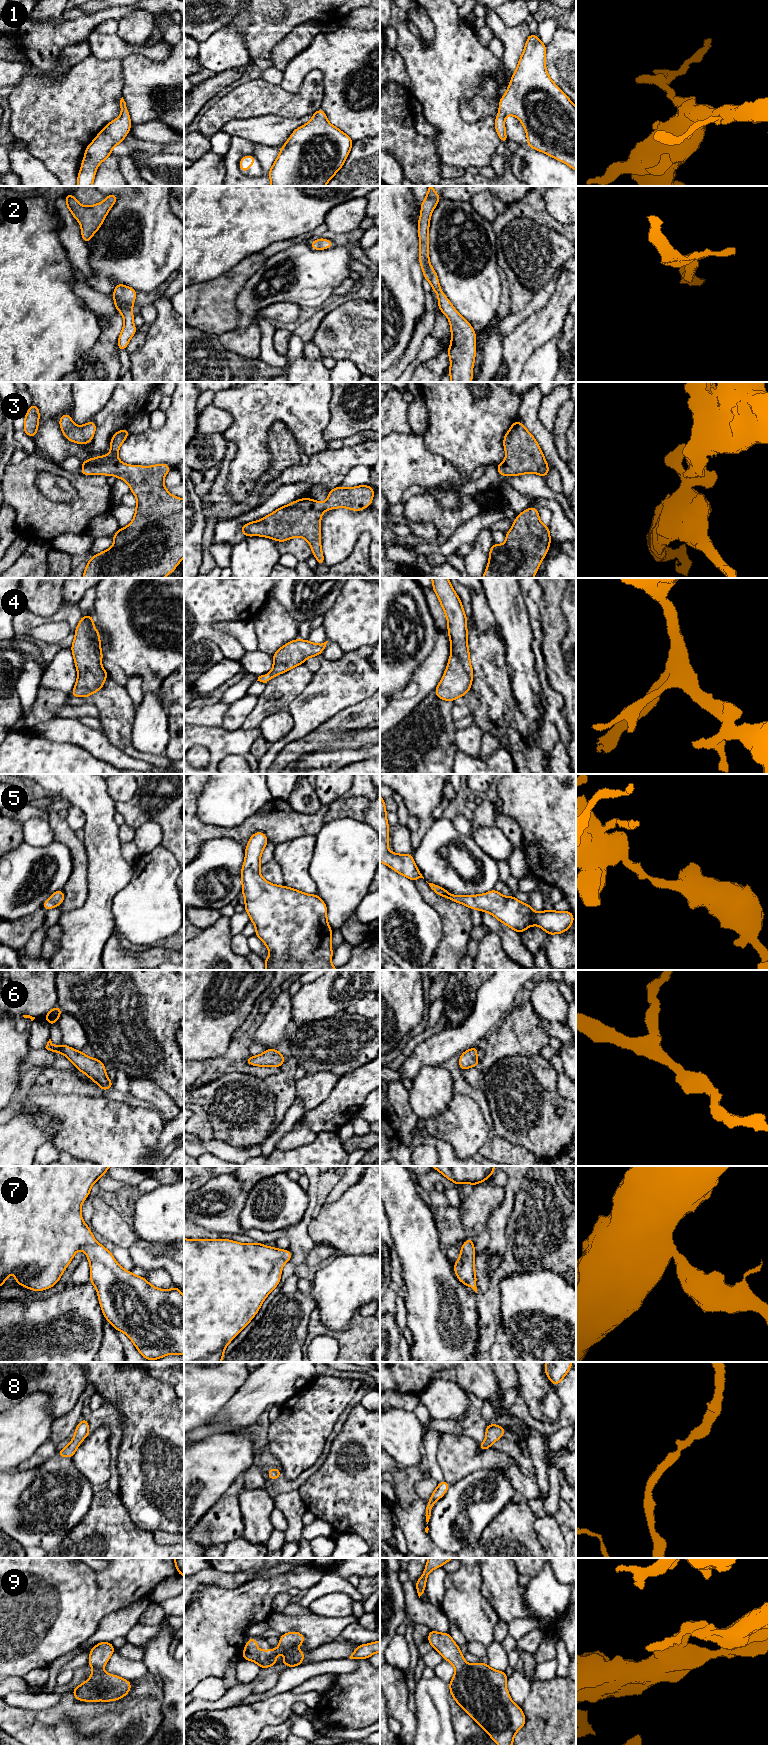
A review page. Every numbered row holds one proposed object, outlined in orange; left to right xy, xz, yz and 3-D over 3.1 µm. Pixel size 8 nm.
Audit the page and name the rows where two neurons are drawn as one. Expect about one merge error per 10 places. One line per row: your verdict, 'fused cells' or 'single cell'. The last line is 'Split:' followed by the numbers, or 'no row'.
1: single cell
2: single cell
3: single cell
4: single cell
5: single cell
6: single cell
7: single cell
8: single cell
9: single cell
Split: no row

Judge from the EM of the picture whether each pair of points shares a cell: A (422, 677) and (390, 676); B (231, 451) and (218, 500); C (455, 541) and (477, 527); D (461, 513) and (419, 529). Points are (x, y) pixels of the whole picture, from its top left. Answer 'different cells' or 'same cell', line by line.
A: different cells
B: same cell
C: same cell
D: different cells

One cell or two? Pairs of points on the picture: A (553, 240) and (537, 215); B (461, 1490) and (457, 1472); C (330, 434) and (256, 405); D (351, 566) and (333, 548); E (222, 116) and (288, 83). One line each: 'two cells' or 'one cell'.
A: two cells
B: two cells
C: two cells
D: two cells
E: two cells

